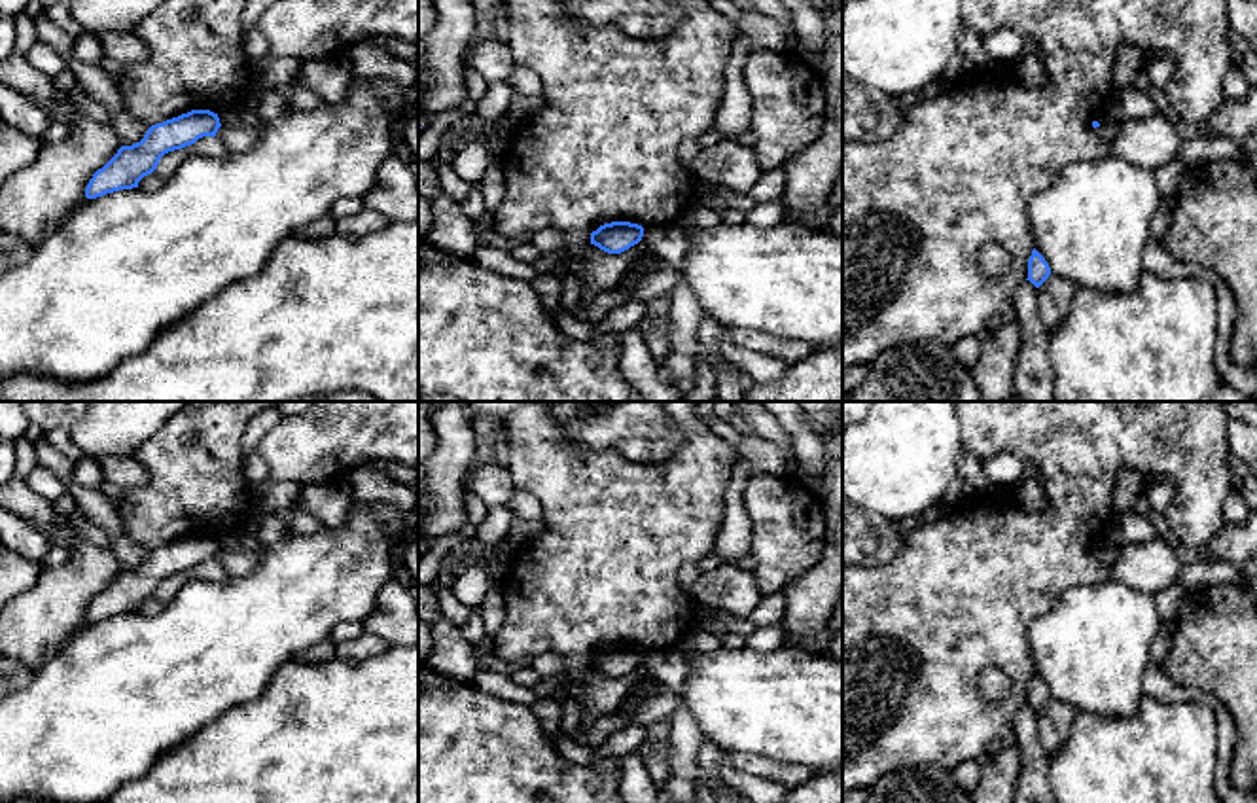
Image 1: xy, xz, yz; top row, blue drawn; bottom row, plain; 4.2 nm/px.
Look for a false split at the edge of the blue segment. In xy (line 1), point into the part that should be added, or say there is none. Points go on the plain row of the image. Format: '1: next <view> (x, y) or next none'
1: next none

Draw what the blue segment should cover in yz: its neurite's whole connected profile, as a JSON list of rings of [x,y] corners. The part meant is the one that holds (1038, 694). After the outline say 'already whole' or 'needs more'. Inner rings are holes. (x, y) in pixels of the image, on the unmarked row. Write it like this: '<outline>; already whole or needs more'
[[[1034,672],[1028,684],[1028,703],[1036,712],[1039,712],[1051,699],[1051,691],[1045,682]]]; already whole

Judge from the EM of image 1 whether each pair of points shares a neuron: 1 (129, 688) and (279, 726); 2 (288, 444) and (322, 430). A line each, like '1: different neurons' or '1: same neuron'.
1: different neurons
2: same neuron

